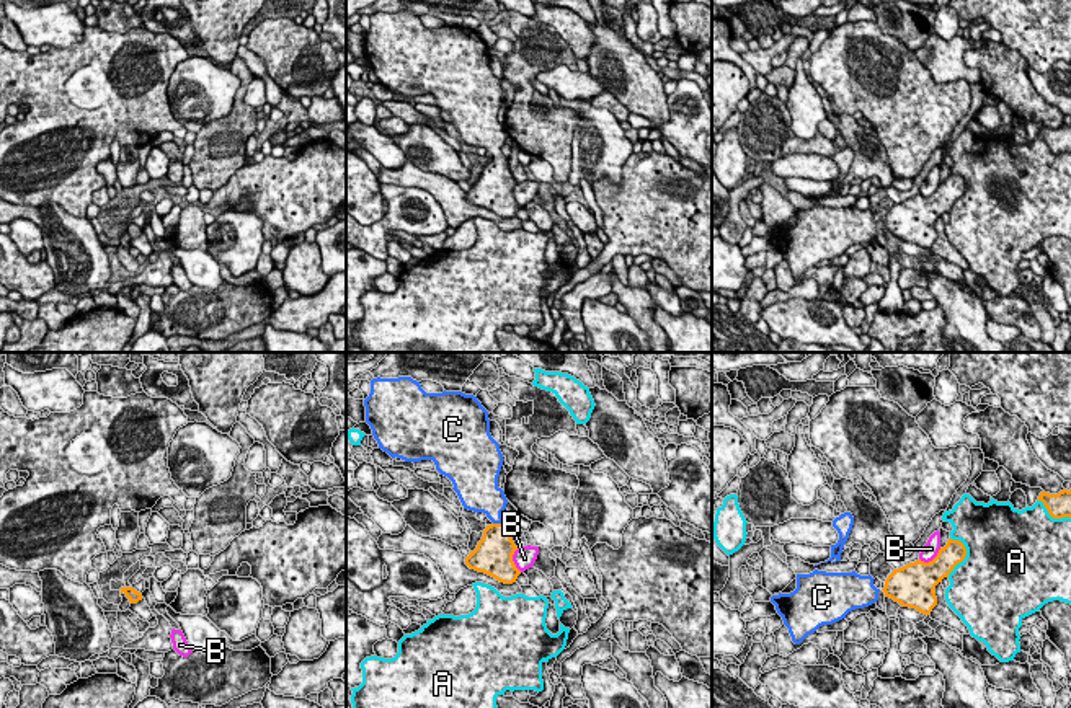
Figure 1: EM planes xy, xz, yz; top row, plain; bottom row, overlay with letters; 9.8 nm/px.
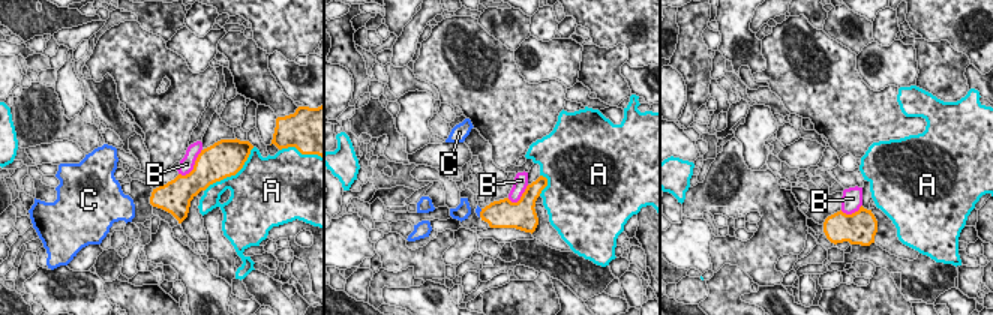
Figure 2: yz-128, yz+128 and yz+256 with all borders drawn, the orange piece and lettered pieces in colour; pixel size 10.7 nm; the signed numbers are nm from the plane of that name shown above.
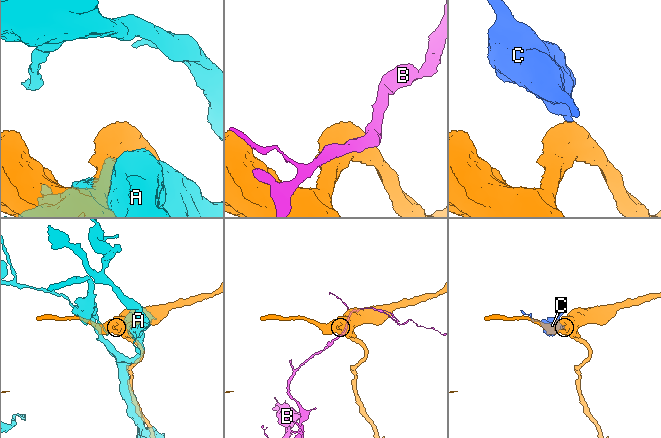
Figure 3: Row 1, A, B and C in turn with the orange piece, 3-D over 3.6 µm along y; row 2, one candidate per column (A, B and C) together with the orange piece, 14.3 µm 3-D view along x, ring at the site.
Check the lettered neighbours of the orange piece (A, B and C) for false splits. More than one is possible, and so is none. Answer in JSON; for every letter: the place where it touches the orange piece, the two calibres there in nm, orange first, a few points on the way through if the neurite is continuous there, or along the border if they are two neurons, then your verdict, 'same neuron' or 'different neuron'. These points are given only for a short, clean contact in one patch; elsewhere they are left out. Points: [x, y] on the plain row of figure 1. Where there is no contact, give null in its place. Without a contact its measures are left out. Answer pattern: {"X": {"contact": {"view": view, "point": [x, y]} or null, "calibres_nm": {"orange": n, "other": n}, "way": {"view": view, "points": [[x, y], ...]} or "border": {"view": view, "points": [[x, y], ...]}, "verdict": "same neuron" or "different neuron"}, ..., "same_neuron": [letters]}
{"A": {"contact": {"view": "yz", "point": [965, 190]}, "calibres_nm": {"orange": 220, "other": 500}, "verdict": "different neuron"}, "B": {"contact": {"view": "yz", "point": [933, 194]}, "calibres_nm": {"orange": 360, "other": 160}, "verdict": "different neuron"}, "C": {"contact": {"view": "xz", "point": [497, 159]}, "calibres_nm": {"orange": 340, "other": 300}, "verdict": "same neuron"}, "same_neuron": ["C"]}

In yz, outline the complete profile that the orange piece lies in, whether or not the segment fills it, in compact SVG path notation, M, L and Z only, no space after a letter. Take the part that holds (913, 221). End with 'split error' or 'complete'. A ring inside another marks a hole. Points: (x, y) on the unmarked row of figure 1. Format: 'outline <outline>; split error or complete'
outline M949 173L947 179L939 184L937 191L924 197L921 194L909 197L887 212L885 232L893 233L903 241L916 243L929 250L937 240L935 220L953 206L967 191L967 183L960 175Z; complete

